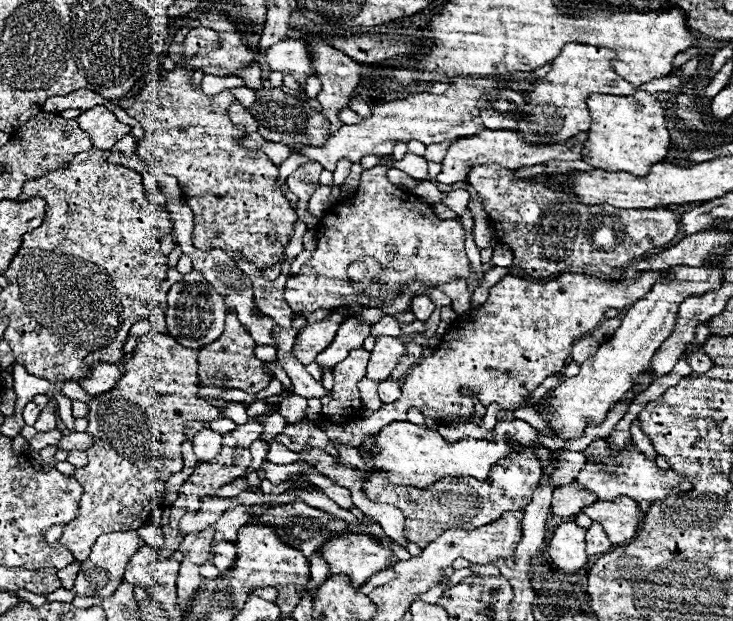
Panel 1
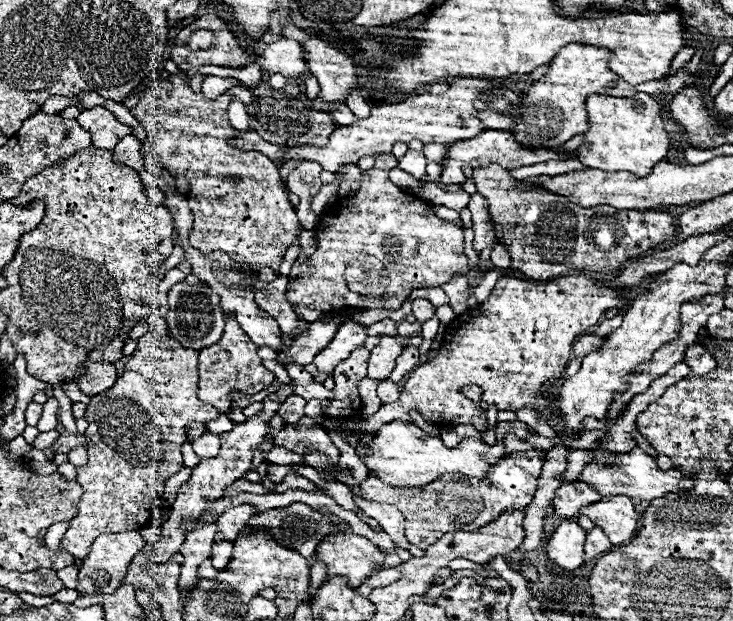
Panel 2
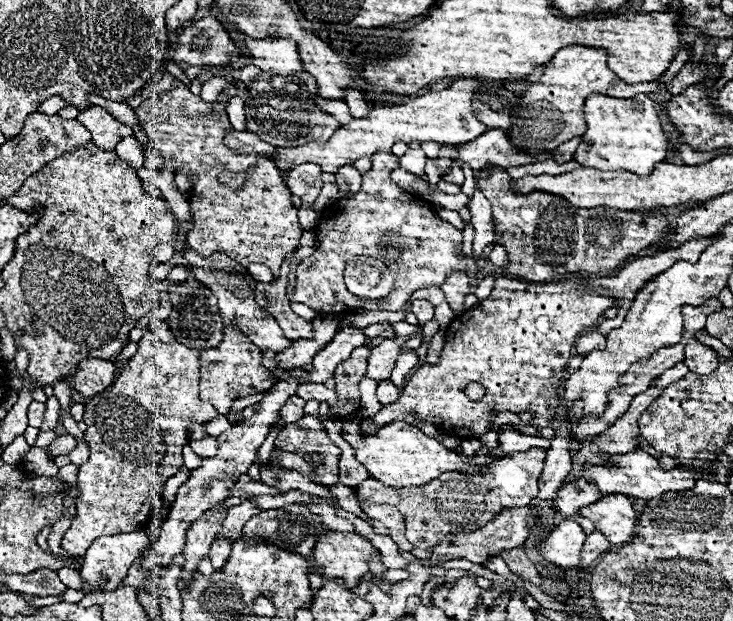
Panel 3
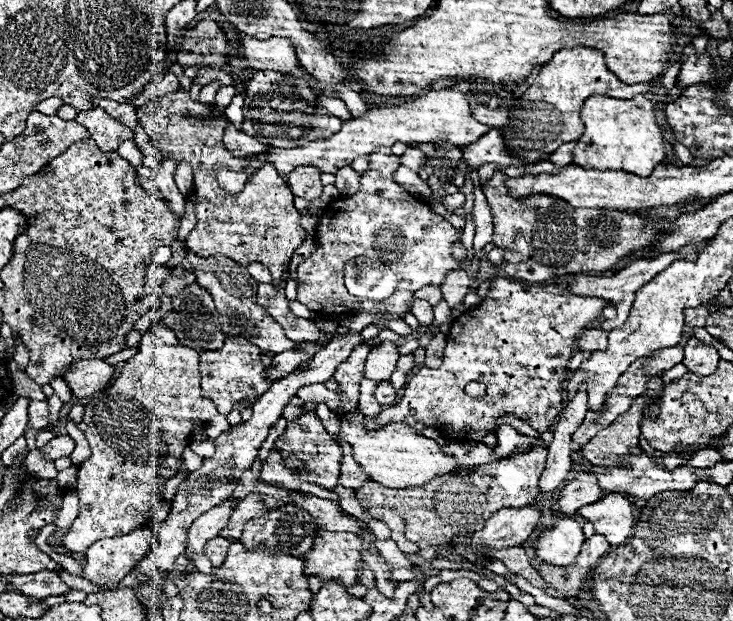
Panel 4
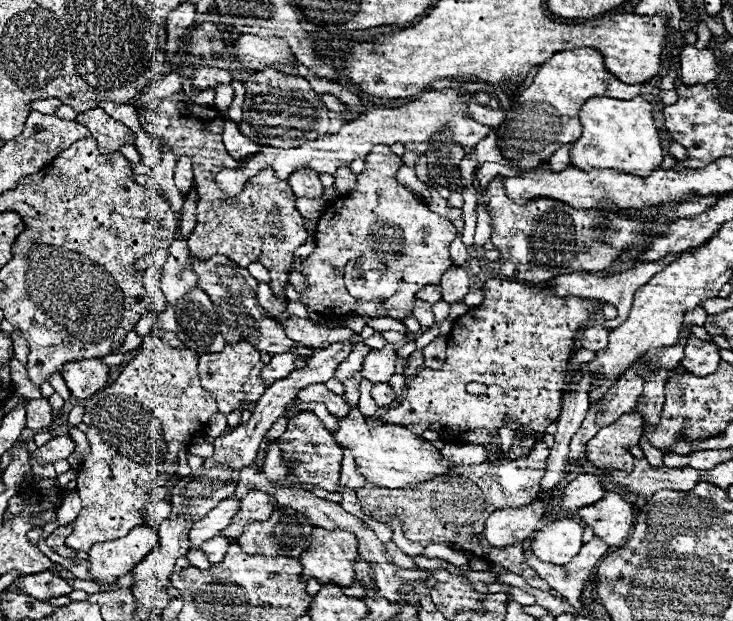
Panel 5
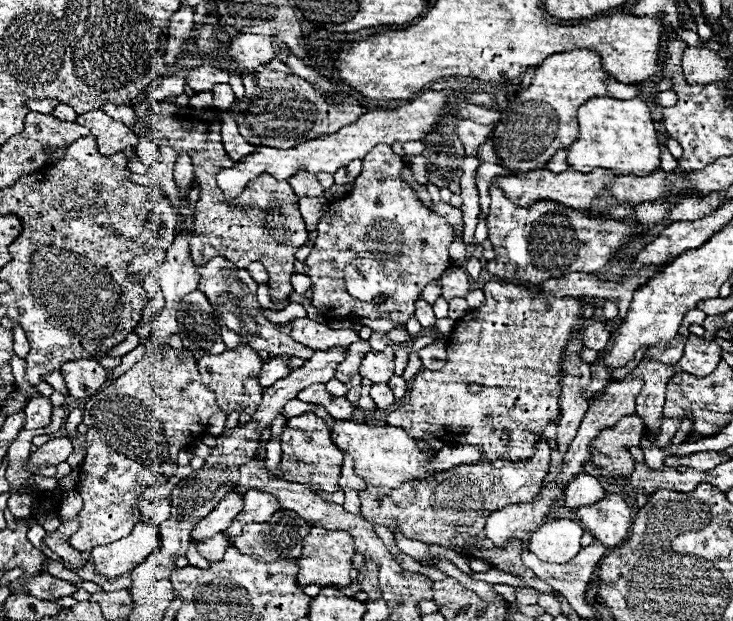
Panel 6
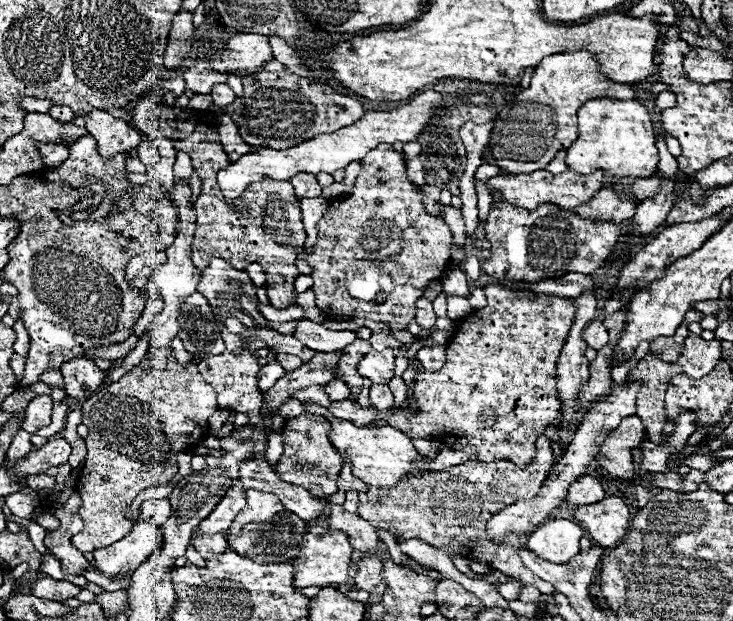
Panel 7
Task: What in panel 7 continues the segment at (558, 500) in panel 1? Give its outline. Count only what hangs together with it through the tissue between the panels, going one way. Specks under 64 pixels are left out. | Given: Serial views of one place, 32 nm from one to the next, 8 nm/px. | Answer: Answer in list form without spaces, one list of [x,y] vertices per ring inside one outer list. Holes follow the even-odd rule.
[[[580,476],[568,490],[568,496],[566,496],[566,502],[568,506],[572,508],[578,508],[578,506],[584,506],[584,504],[596,504],[600,502],[602,498],[606,496],[602,484],[594,478],[594,476]]]

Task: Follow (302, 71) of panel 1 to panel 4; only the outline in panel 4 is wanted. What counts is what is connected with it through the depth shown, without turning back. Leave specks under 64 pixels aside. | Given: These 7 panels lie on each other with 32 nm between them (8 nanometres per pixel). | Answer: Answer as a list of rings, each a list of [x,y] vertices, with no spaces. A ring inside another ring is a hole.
[[[244,36],[238,56],[246,60],[246,66],[256,70],[274,70],[284,76],[300,70],[294,46],[286,38],[272,36],[268,40],[256,40],[252,36]]]

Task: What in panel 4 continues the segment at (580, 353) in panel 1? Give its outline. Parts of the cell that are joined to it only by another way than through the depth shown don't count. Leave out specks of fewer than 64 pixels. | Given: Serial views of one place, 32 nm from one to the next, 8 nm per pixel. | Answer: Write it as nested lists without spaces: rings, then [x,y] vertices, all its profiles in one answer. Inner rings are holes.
[[[588,328],[586,332],[582,332],[582,336],[578,338],[578,350],[580,352],[594,352],[594,350],[602,350],[606,348],[606,332],[600,328]]]

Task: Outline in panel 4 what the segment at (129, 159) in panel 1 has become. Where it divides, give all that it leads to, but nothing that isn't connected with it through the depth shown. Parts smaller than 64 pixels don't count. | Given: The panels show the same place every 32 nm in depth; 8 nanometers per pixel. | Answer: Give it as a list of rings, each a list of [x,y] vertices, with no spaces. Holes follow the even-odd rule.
[[[124,140],[120,146],[118,146],[118,154],[130,162],[130,166],[138,168],[142,166],[142,152],[138,150],[136,142],[134,140]]]

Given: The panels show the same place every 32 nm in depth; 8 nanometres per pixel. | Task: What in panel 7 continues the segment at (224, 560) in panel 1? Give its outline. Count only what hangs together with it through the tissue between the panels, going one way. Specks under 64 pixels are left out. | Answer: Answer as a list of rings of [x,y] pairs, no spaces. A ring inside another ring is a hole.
[[[212,534],[212,536],[192,536],[192,546],[200,552],[202,558],[214,560],[214,556],[222,556],[226,552],[228,542],[224,534]]]

